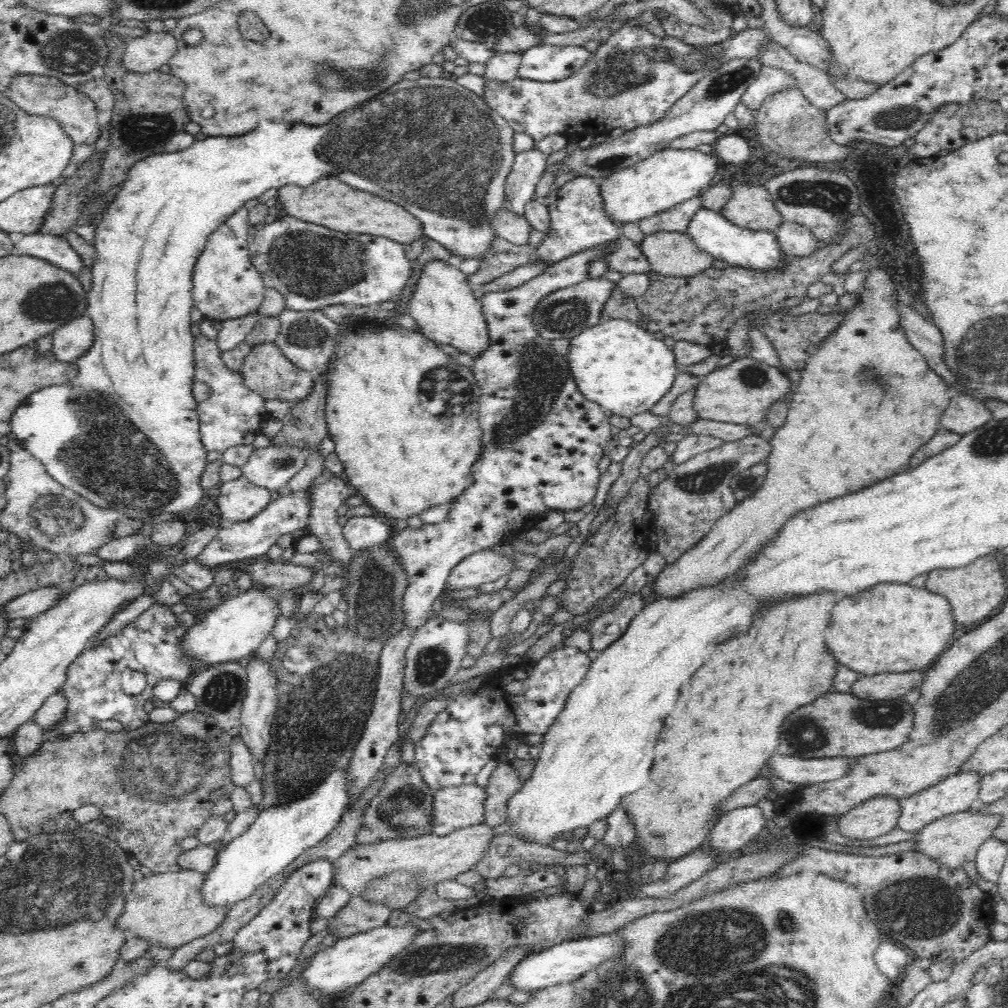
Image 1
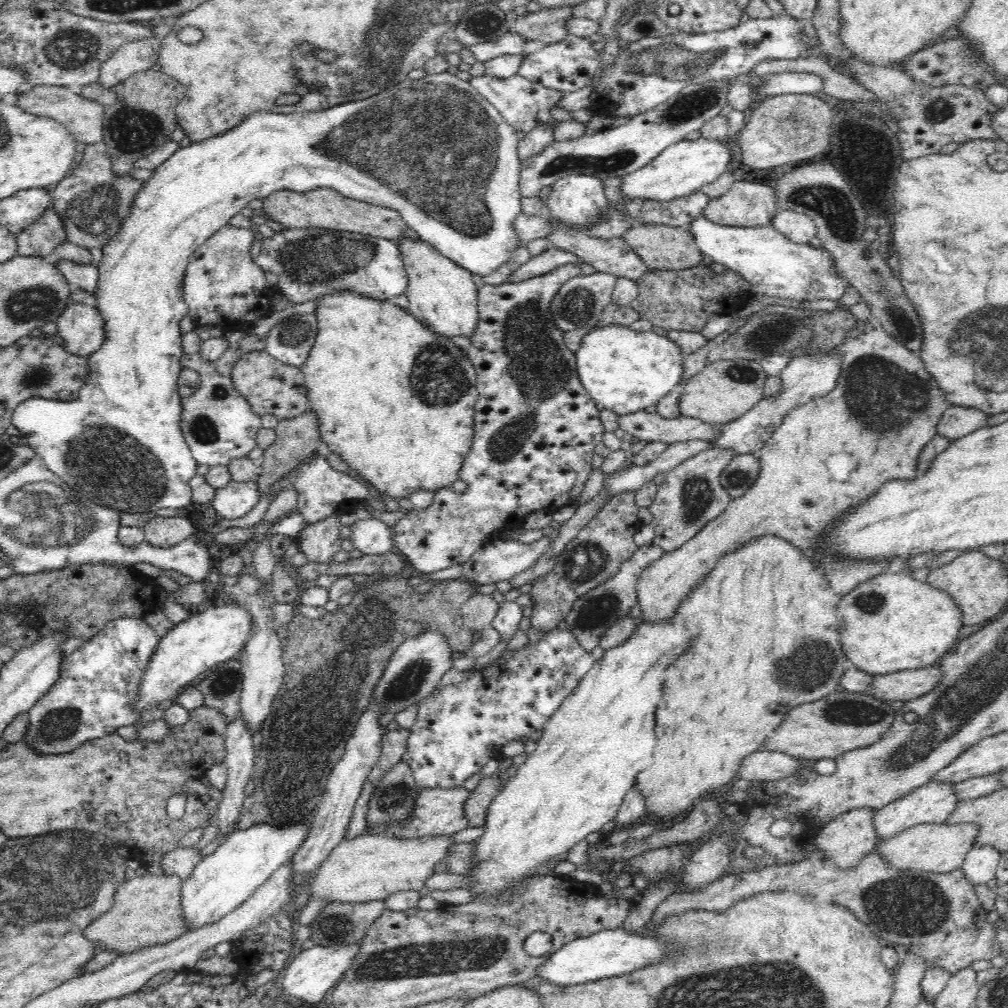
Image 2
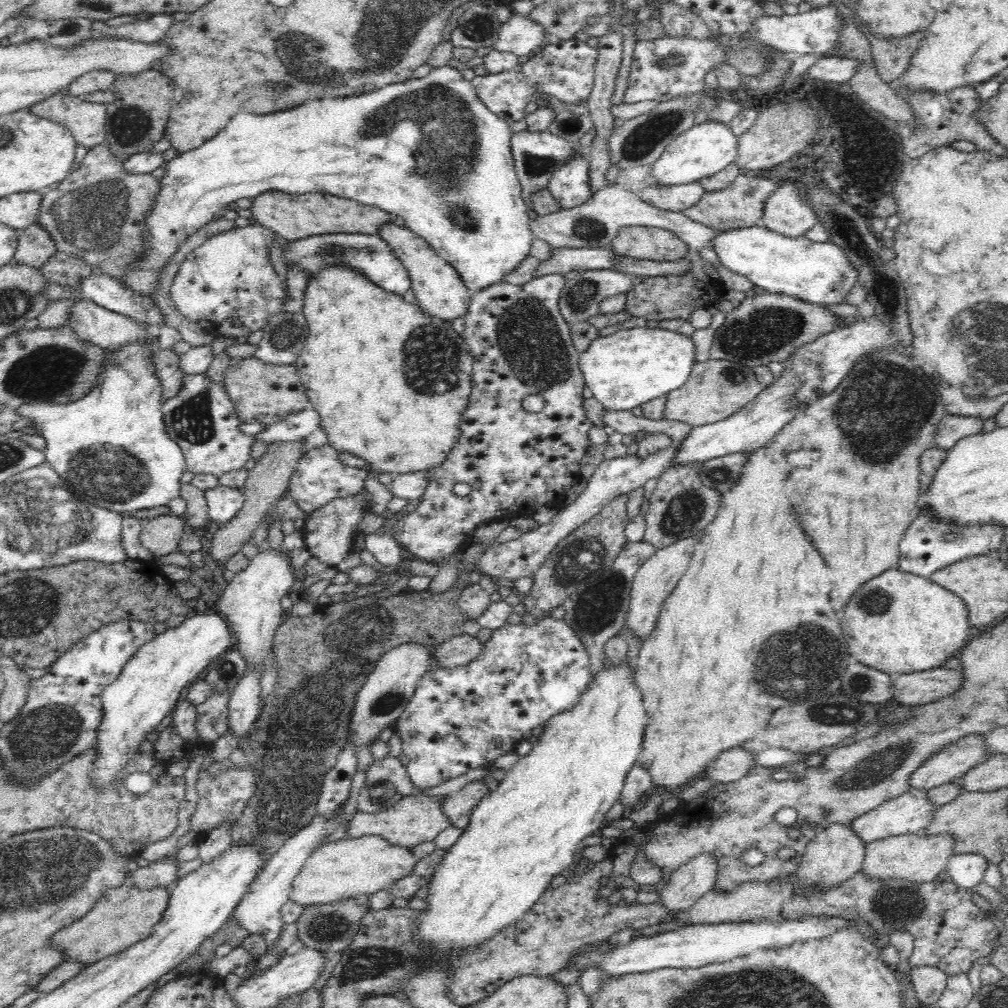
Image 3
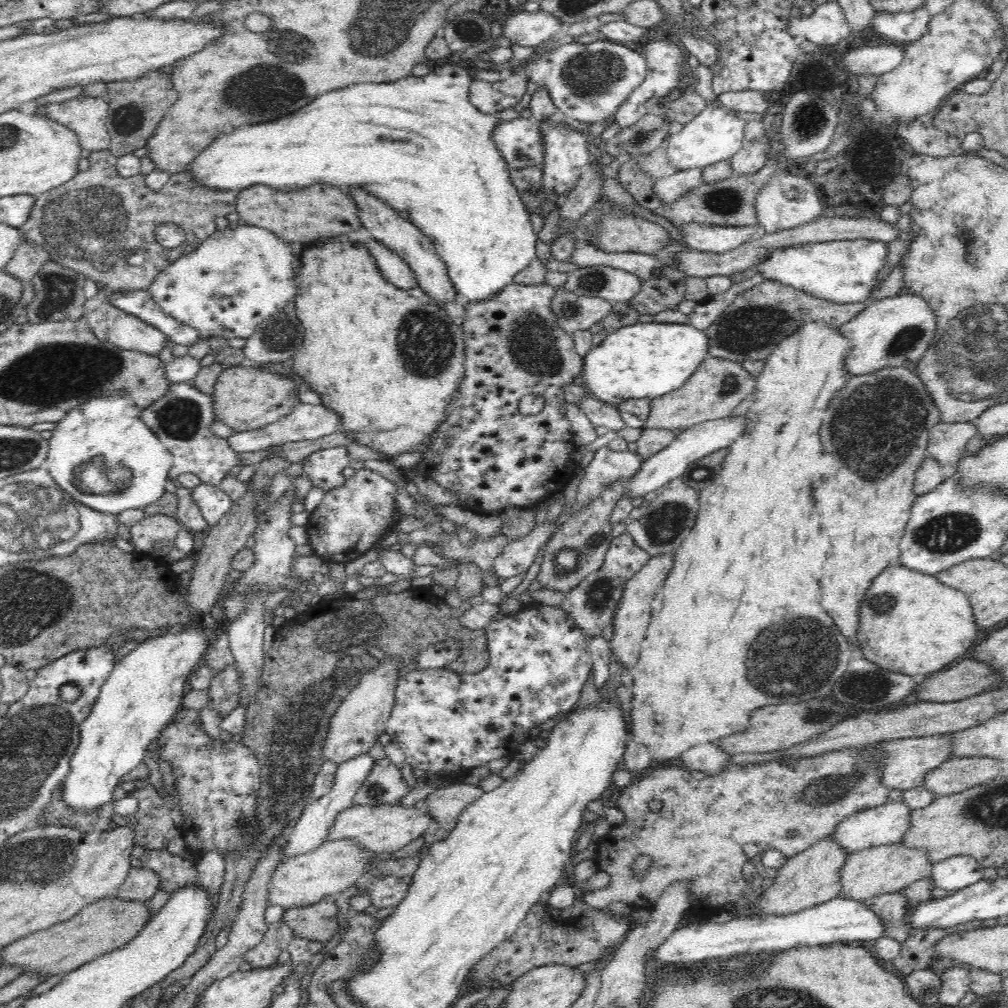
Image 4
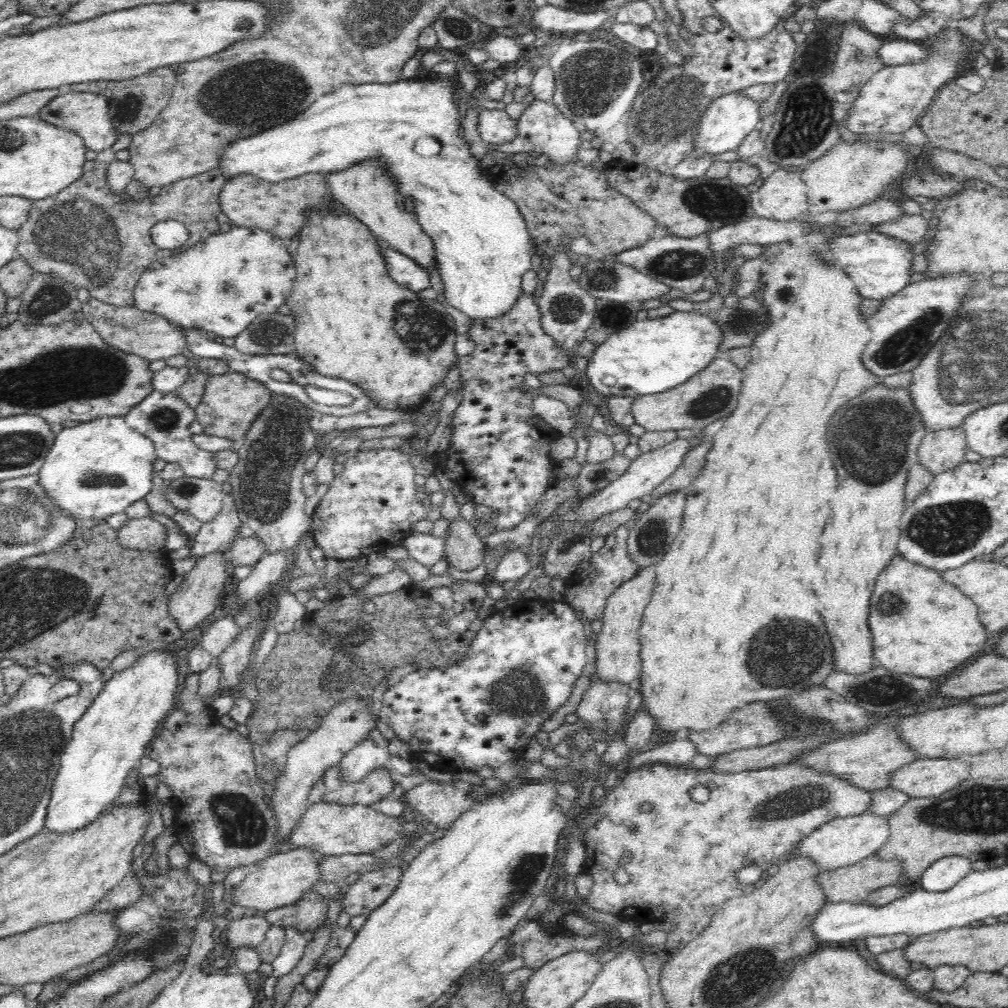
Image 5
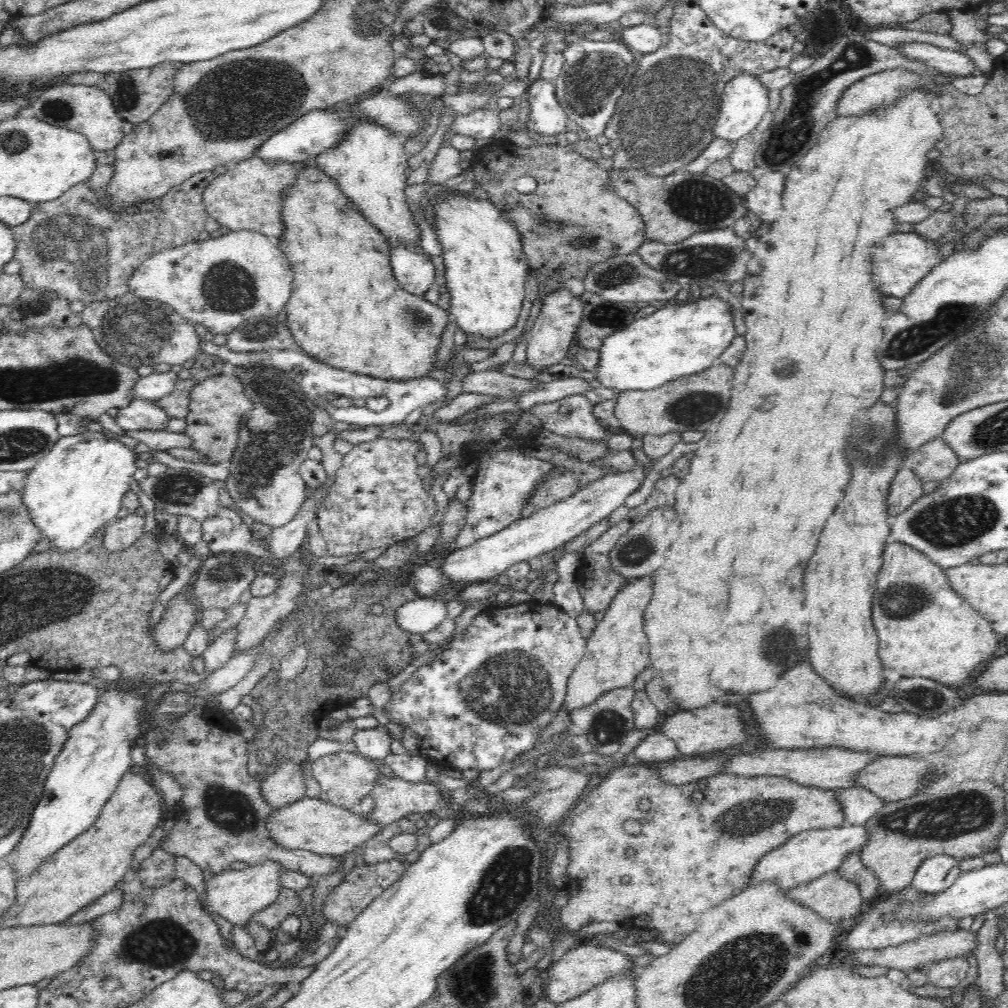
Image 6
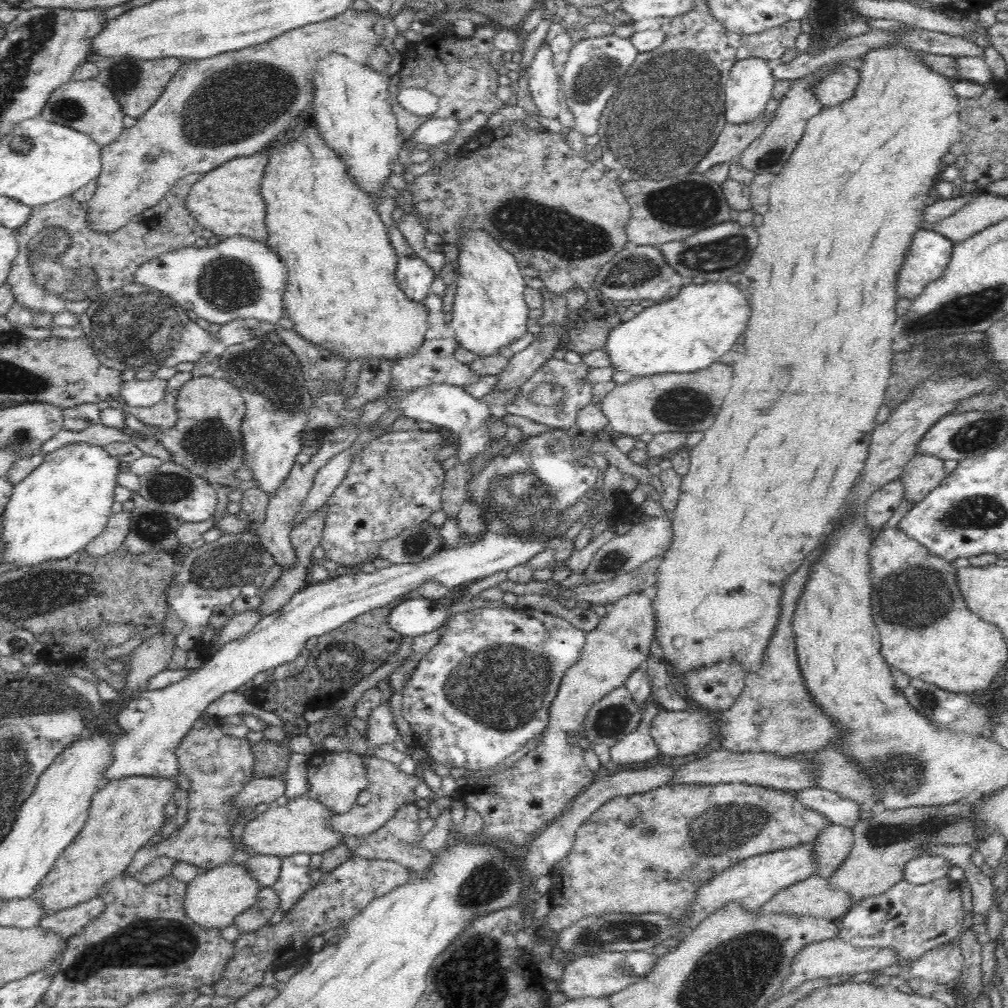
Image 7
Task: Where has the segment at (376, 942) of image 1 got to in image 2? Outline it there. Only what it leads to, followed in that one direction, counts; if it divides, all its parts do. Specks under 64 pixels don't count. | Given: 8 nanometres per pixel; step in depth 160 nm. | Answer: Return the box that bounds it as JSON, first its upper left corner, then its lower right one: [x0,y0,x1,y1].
[276,942,359,1005]

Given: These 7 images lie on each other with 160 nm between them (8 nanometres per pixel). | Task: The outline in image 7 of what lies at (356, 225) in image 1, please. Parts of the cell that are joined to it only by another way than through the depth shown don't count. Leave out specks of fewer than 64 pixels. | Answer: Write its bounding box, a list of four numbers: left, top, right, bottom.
[185,153,268,241]

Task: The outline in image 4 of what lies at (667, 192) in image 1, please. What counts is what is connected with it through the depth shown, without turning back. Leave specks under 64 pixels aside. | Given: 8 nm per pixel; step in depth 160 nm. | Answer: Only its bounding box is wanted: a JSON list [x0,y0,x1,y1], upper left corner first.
[667,64,747,171]

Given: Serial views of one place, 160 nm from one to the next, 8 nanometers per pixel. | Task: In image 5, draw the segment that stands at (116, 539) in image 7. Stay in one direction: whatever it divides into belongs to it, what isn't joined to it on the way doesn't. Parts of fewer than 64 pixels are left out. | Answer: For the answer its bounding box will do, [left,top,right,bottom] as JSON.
[117,518,168,550]

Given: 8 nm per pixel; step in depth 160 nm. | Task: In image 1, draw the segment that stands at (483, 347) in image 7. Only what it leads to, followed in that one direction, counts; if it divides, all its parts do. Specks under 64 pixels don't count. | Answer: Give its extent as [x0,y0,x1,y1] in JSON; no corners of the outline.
[11,77,516,522]

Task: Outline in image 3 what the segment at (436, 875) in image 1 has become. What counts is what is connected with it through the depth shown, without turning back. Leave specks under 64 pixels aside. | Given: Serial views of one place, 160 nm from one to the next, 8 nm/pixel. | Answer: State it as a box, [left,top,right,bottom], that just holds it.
[290,836,416,907]

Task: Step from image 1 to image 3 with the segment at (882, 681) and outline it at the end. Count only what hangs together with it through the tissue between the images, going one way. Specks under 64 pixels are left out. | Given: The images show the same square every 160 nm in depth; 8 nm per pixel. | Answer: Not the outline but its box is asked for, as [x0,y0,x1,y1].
[892,668,964,707]

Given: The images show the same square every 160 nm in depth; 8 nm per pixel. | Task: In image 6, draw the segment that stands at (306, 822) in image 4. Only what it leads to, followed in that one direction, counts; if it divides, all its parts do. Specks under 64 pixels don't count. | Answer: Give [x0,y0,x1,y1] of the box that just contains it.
[348,724,392,763]

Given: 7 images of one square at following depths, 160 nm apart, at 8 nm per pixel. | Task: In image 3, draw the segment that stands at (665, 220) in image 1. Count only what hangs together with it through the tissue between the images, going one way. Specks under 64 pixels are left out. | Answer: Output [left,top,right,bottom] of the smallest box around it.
[638,182,705,213]

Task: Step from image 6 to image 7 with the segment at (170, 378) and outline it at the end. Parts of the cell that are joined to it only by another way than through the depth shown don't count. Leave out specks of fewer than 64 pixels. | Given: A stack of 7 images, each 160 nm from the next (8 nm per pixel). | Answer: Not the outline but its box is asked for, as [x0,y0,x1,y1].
[120,377,168,407]

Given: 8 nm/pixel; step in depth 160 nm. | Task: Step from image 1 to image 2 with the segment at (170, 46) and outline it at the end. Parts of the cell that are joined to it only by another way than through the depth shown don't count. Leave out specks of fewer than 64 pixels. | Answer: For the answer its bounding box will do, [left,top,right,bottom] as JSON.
[97,38,160,88]

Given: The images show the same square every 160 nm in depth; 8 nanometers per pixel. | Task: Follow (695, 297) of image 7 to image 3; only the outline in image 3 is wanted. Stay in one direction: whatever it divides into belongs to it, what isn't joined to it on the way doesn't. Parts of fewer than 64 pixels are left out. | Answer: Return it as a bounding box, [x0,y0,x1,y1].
[579,326,696,411]

